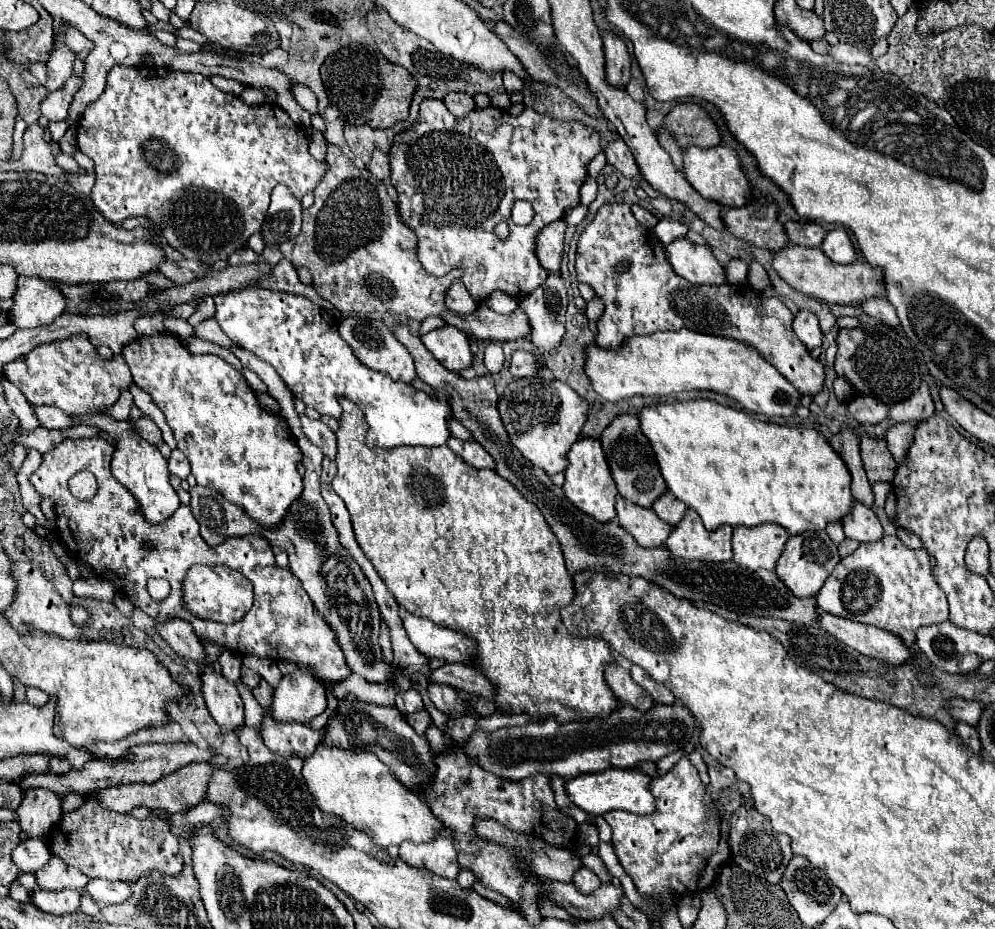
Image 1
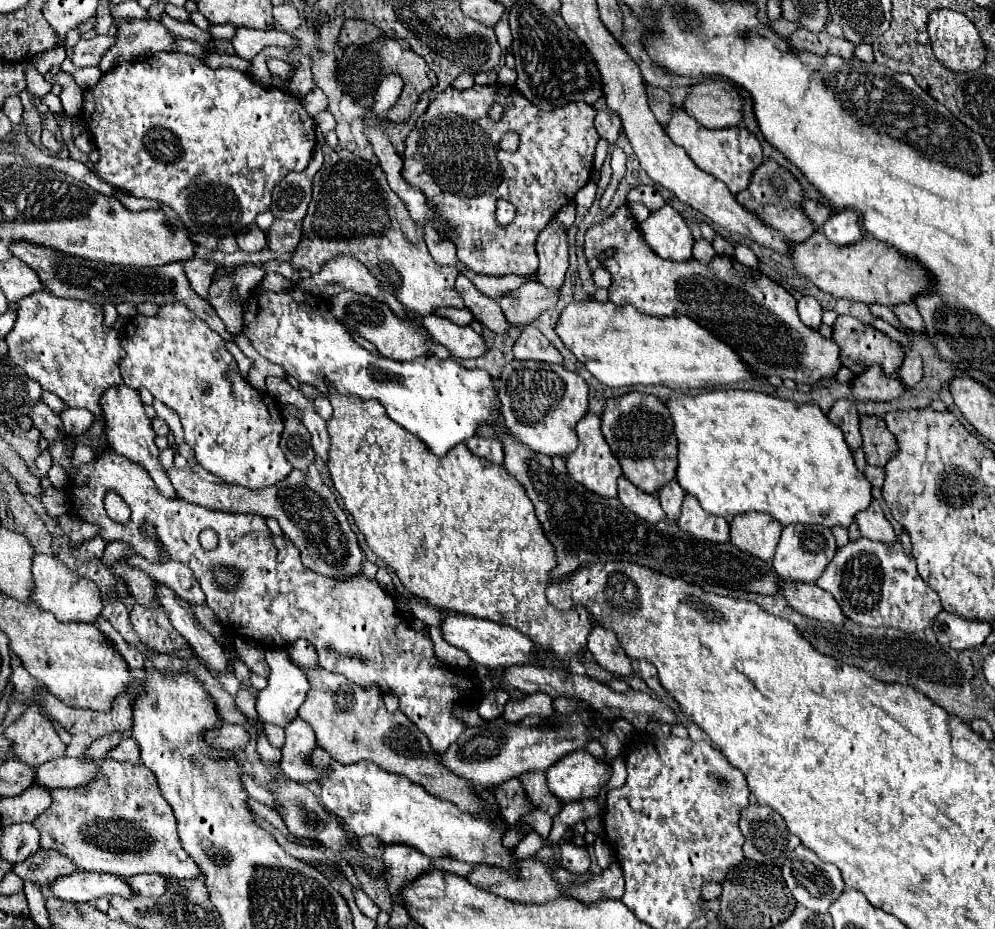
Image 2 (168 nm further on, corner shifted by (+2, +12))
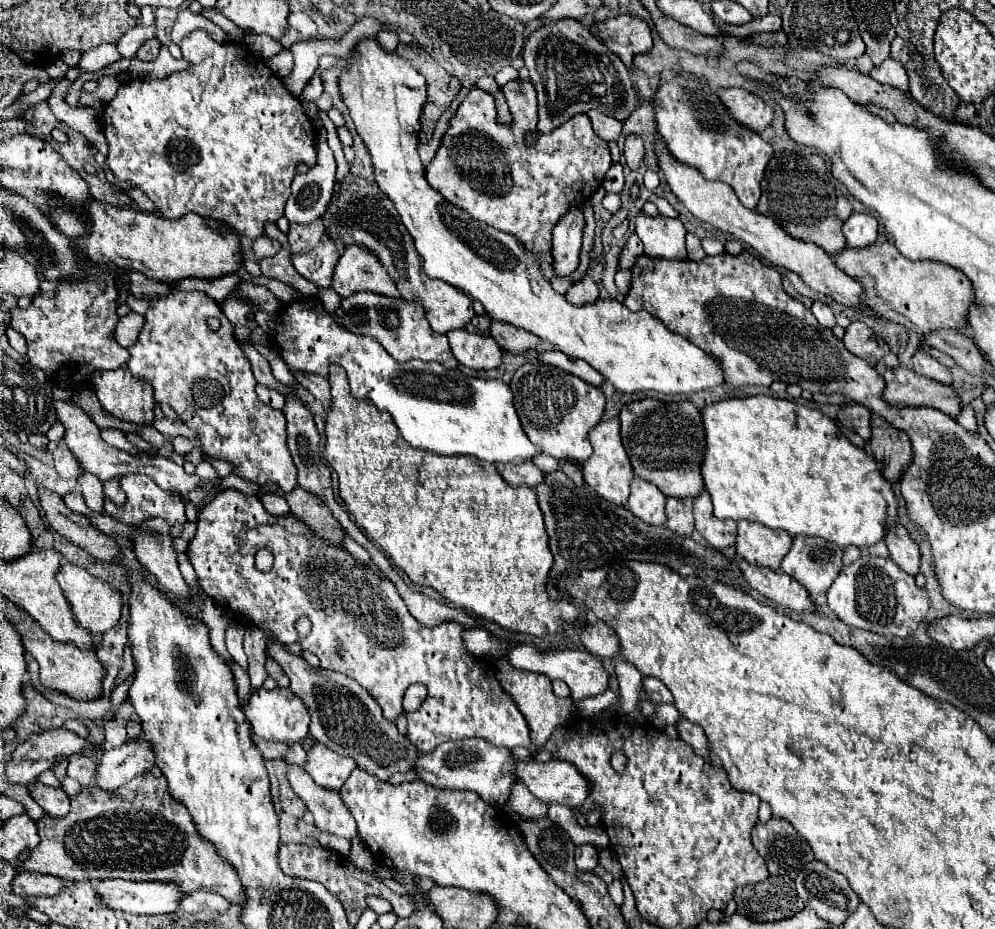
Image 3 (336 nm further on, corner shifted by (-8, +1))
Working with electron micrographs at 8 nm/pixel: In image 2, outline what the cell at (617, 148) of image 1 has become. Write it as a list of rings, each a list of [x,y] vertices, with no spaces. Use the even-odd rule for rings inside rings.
[[[598,110],[596,112],[594,126],[596,126],[600,138],[606,138],[608,142],[616,142],[618,140],[618,134],[622,130],[620,118],[616,114],[610,114],[610,112],[604,112],[604,110]]]

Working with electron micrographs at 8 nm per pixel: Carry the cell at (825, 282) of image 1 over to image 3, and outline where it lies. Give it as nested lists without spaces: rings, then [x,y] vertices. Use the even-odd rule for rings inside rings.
[[[890,241],[866,249],[846,247],[832,255],[832,261],[862,285],[862,303],[870,313],[922,335],[934,329],[956,329],[964,325],[964,317],[974,299],[970,281],[958,269],[938,261],[910,261]]]

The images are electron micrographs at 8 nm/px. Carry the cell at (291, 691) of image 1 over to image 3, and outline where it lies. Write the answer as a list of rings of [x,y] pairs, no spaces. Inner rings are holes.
[[[258,689],[252,693],[246,705],[246,717],[252,723],[252,729],[258,737],[270,739],[270,741],[302,741],[308,735],[308,725],[310,725],[310,711],[304,705],[304,701],[294,695],[290,689]]]

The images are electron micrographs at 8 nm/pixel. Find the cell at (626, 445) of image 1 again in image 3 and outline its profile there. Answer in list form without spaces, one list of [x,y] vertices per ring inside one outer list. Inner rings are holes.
[[[658,399],[628,403],[620,411],[620,437],[634,473],[656,485],[666,497],[698,497],[702,493],[698,467],[706,443],[700,411],[692,403],[662,403]]]

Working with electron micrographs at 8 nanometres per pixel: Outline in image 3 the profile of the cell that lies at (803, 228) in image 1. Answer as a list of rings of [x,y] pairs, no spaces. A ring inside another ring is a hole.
[[[846,197],[838,199],[836,209],[834,209],[834,215],[836,215],[838,219],[842,219],[842,221],[846,221],[846,219],[852,215],[852,207],[850,207],[850,203],[848,203],[848,199],[846,199]]]

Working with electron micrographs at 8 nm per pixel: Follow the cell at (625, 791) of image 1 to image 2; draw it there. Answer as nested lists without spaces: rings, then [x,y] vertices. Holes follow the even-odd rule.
[[[572,752],[562,756],[546,772],[550,792],[562,802],[574,802],[598,796],[608,784],[610,768],[588,752]]]

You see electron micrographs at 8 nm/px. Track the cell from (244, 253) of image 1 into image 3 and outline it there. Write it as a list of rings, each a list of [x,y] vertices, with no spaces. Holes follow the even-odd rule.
[[[262,235],[262,237],[258,237],[256,241],[254,241],[254,257],[258,259],[258,261],[262,261],[262,259],[266,259],[266,257],[272,257],[272,255],[276,255],[278,251],[280,251],[280,243],[276,241],[276,239],[270,239],[270,237],[266,237],[266,235]]]

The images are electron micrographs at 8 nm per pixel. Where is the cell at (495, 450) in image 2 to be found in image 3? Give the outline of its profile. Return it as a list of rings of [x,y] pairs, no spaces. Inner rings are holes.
[[[524,461],[524,463],[494,463],[496,471],[502,475],[502,479],[514,487],[518,485],[528,485],[528,487],[536,487],[538,483],[542,483],[544,473],[532,463],[532,461]]]

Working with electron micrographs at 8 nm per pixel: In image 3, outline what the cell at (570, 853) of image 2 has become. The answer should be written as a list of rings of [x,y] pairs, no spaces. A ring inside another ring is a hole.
[[[580,845],[576,847],[576,869],[578,871],[594,871],[598,865],[598,851],[594,845]]]

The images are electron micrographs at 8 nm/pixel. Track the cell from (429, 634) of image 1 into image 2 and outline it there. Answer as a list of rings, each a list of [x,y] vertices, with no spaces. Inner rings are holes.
[[[446,614],[444,622],[440,624],[442,634],[446,642],[450,642],[456,648],[462,648],[468,652],[472,662],[486,666],[486,668],[506,668],[516,664],[536,664],[536,644],[528,642],[528,638],[504,624],[496,624],[492,620],[474,618],[468,614]]]

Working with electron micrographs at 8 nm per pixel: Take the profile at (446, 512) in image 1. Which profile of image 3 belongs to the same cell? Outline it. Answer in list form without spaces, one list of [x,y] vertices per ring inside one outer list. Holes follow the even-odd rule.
[[[330,367],[328,381],[332,387],[332,411],[326,419],[324,455],[338,473],[340,497],[364,535],[374,541],[414,585],[432,587],[452,605],[514,633],[544,637],[548,633],[562,633],[562,623],[576,627],[586,625],[586,611],[582,607],[565,599],[550,599],[546,592],[546,579],[554,559],[534,489],[508,485],[500,479],[492,463],[470,457],[442,459],[440,455],[414,451],[406,439],[402,439],[386,411],[378,411],[372,403],[358,403],[358,399],[350,395],[342,367]]]

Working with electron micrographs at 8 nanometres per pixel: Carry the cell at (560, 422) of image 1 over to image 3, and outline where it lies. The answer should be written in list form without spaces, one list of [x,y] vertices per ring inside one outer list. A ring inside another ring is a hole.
[[[538,361],[524,363],[512,377],[514,407],[526,437],[556,461],[584,463],[592,455],[588,431],[596,427],[604,413],[604,395],[598,387],[550,365]]]

